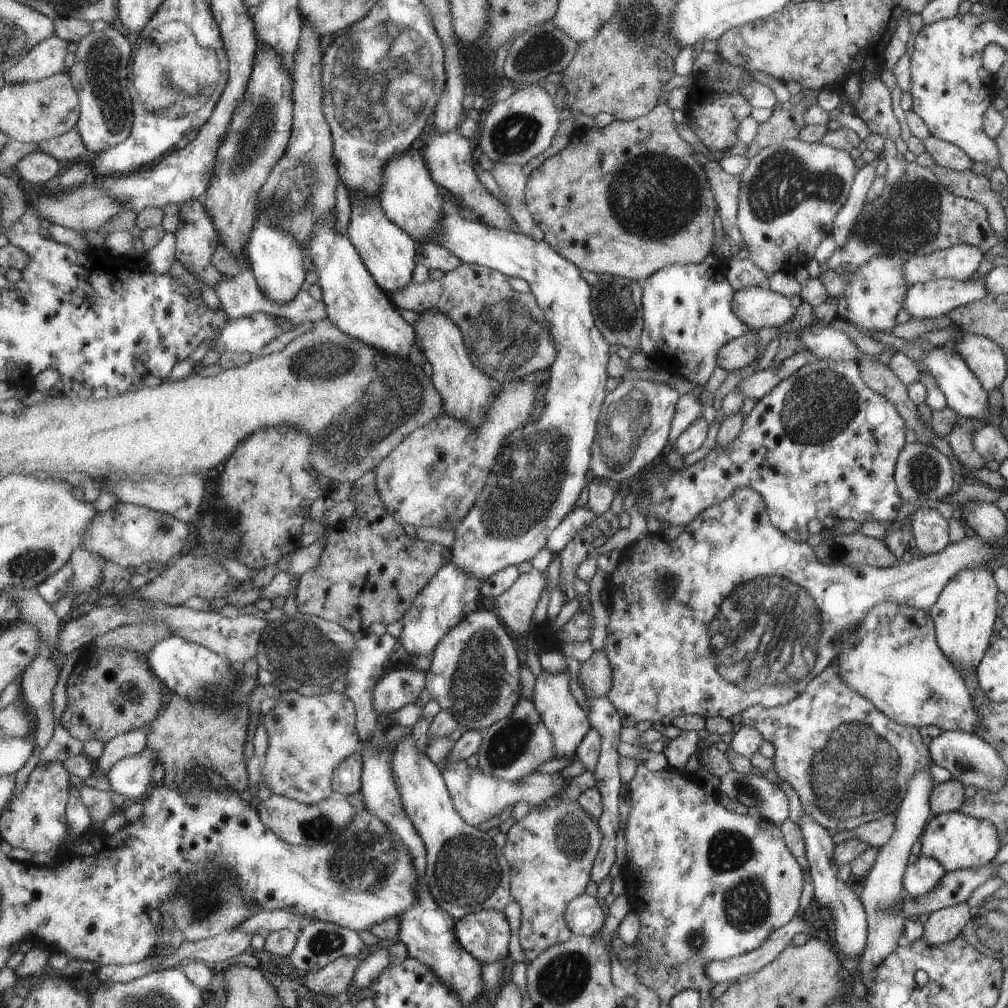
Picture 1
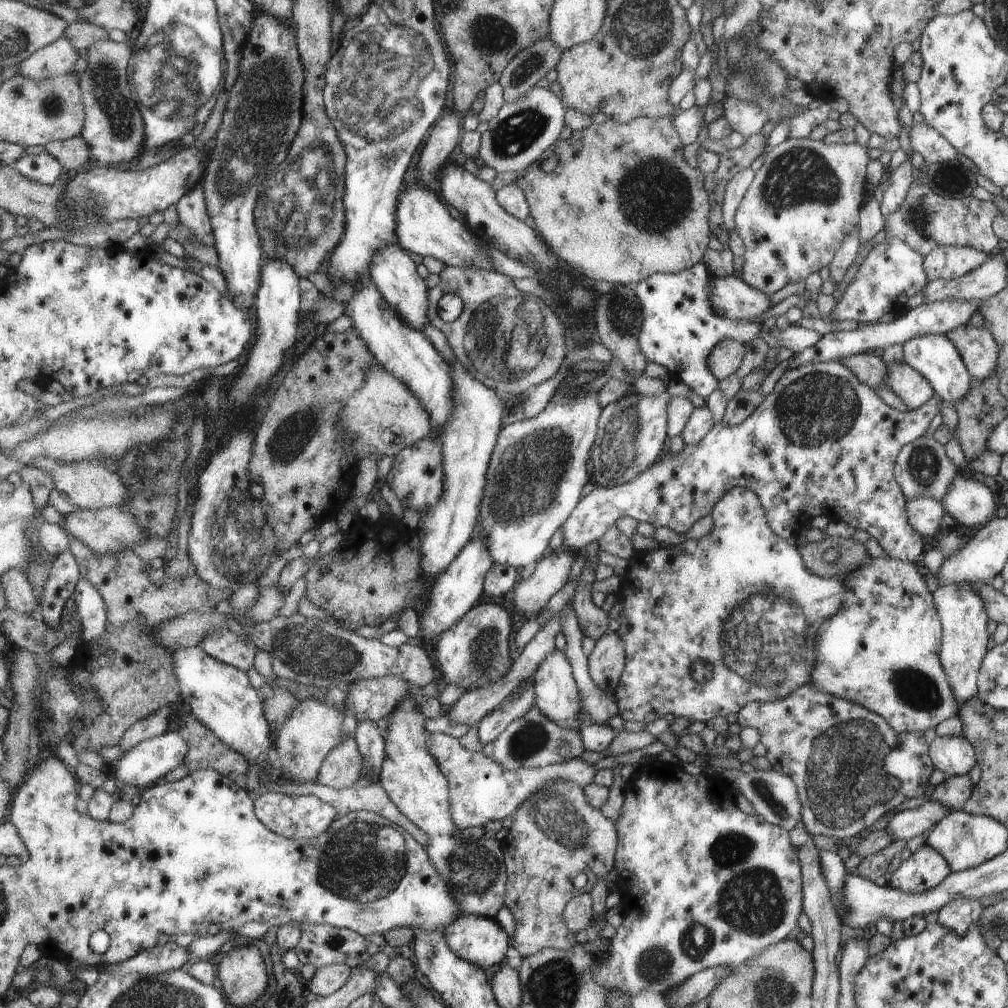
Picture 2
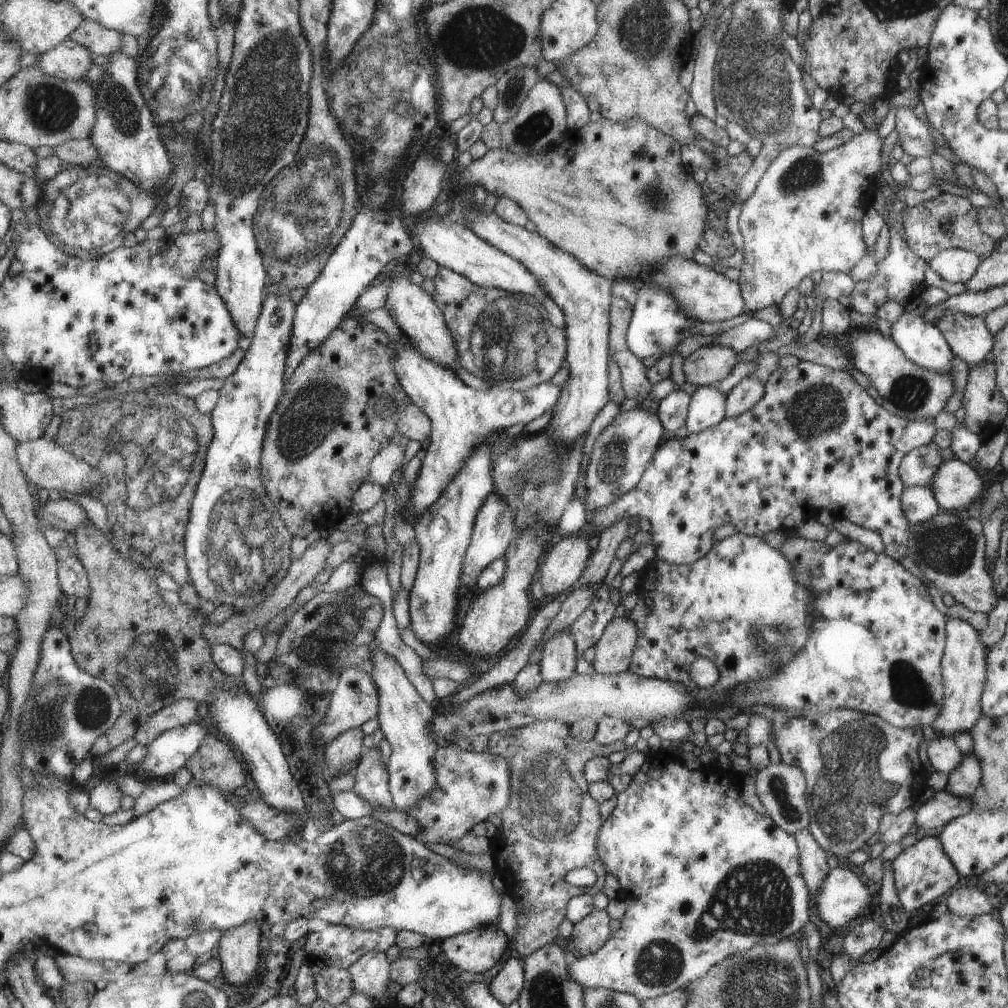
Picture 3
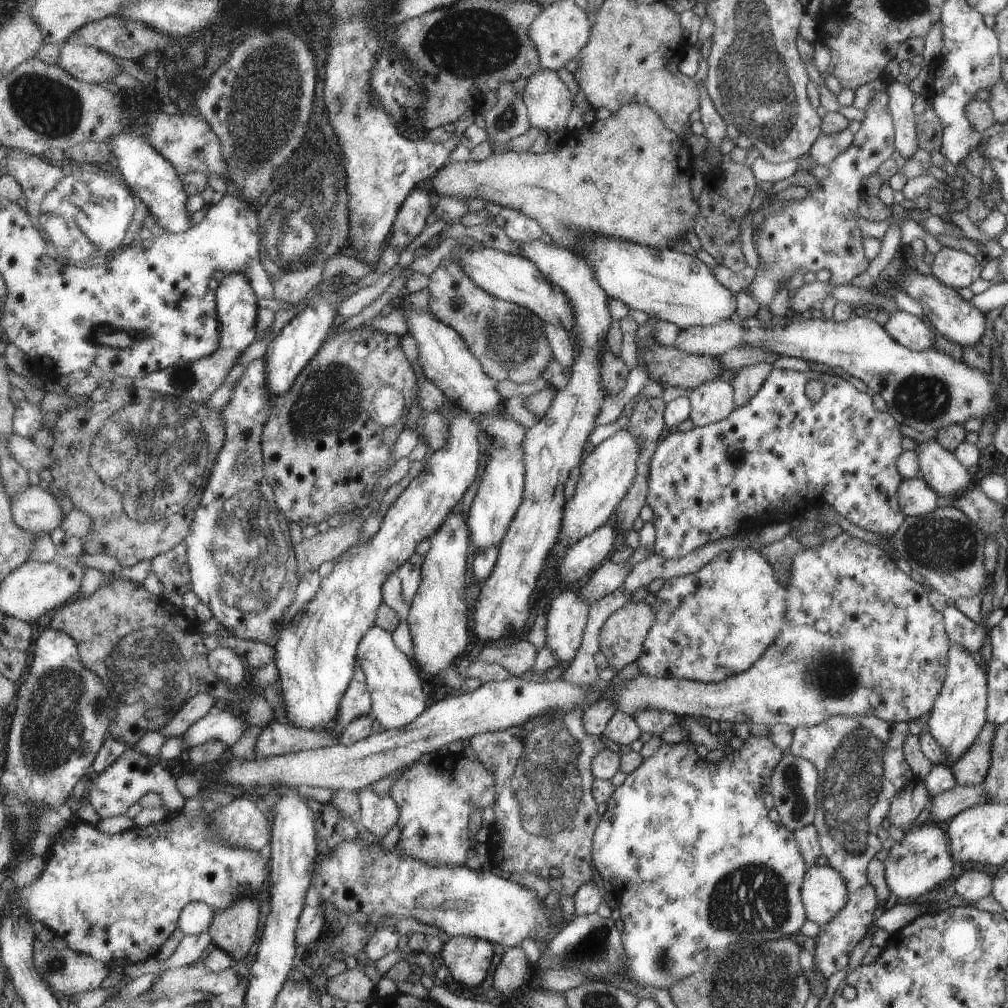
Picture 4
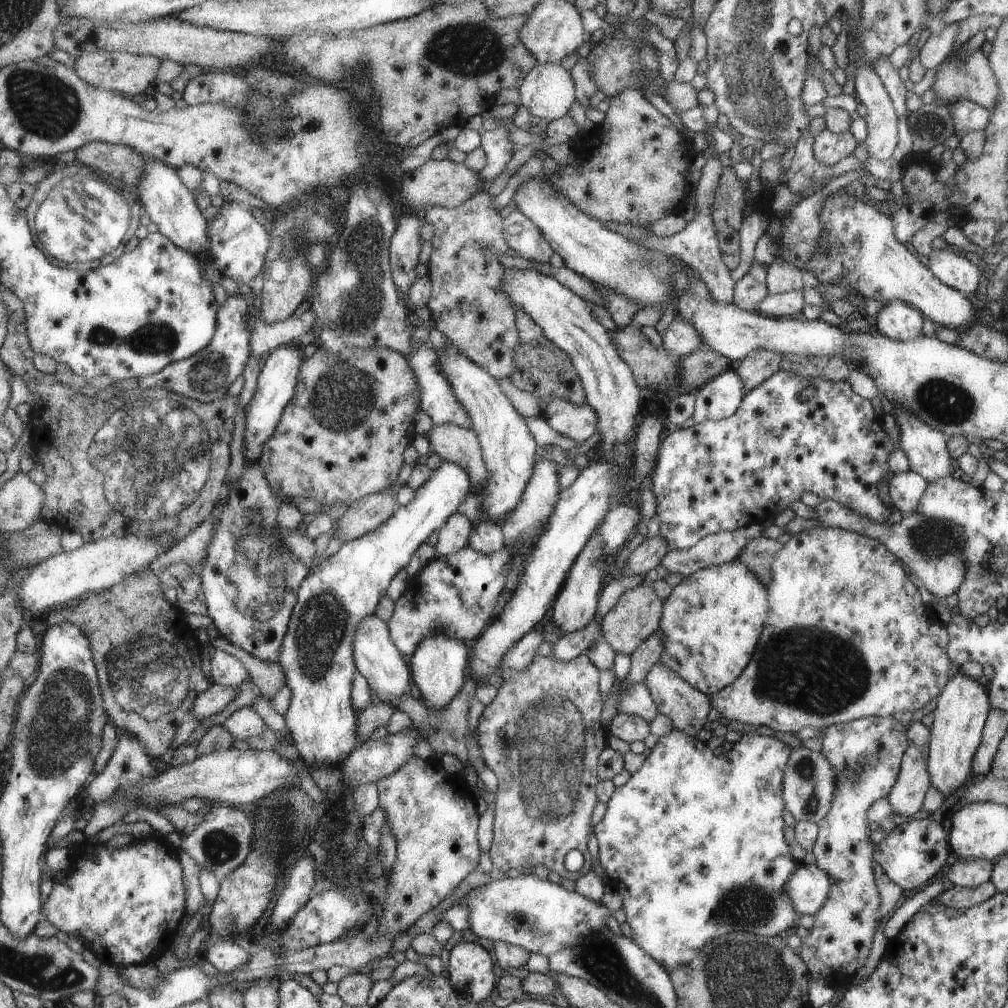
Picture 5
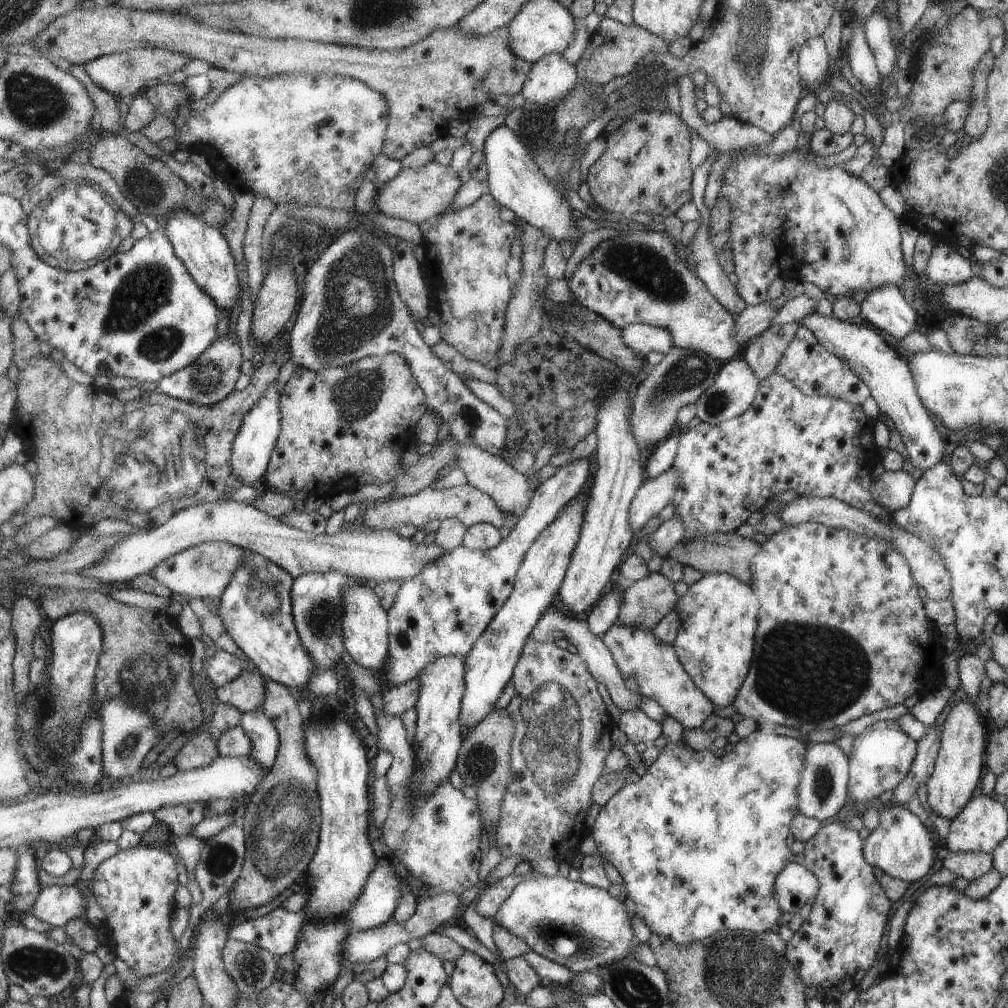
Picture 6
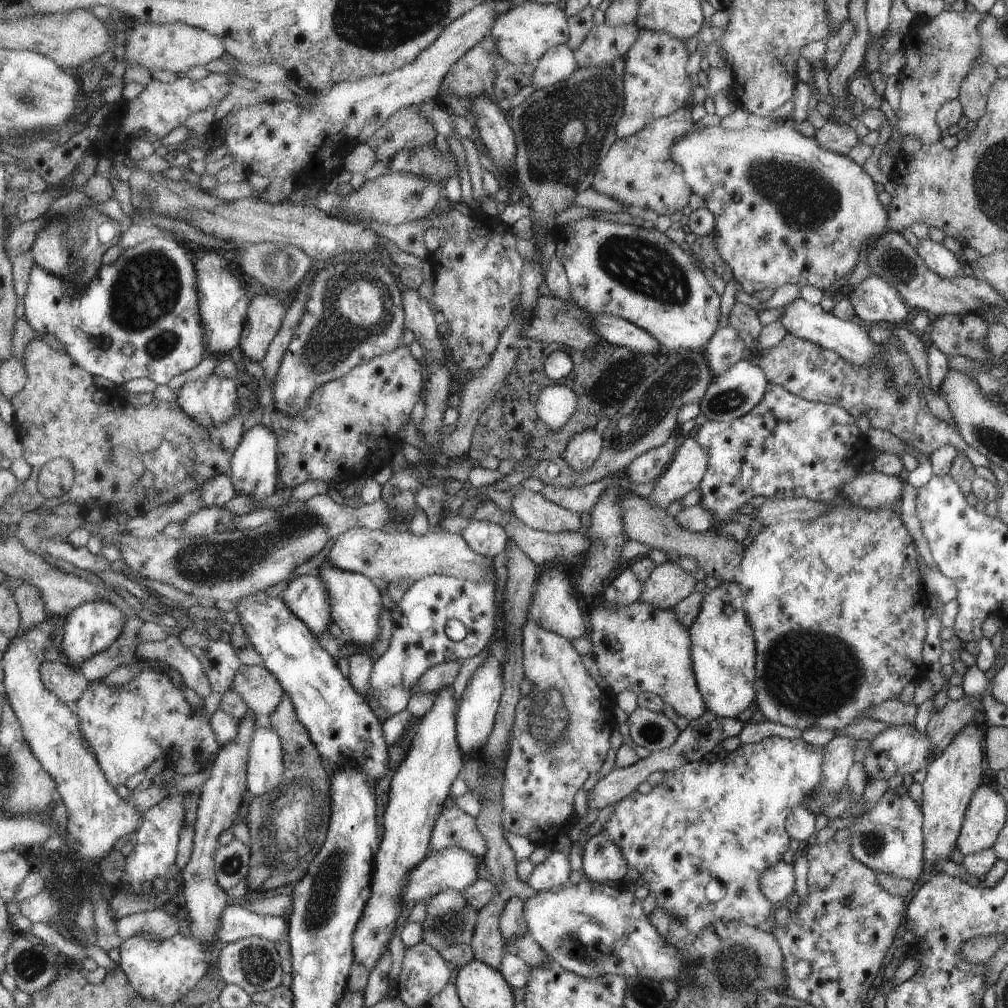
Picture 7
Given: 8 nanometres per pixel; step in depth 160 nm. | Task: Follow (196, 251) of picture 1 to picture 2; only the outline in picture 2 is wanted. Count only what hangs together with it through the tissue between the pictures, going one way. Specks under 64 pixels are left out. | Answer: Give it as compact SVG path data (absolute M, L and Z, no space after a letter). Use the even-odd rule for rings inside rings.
M204 183L186 194L177 205L181 224L186 226L197 242L206 246L216 245L213 219L211 218Z

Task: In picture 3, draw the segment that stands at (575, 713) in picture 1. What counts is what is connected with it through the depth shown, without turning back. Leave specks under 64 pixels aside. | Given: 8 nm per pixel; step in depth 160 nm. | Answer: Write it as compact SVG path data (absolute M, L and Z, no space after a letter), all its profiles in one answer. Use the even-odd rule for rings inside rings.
M569 628L546 640L540 672L543 682L564 682L576 674L577 644Z

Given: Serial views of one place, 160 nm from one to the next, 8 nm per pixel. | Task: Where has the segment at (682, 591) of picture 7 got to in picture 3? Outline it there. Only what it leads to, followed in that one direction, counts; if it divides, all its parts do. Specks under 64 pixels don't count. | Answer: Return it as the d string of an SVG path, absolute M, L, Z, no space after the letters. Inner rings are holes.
M626 615L614 618L596 644L594 673L612 675L629 671L637 647L638 627Z

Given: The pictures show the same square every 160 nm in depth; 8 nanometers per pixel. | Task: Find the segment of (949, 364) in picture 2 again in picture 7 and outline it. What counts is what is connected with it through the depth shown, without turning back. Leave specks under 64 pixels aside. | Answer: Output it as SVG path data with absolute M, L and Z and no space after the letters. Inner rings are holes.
M870 275L856 287L844 289L855 308L856 316L863 324L876 326L902 326L908 316L906 303L894 285L882 277Z

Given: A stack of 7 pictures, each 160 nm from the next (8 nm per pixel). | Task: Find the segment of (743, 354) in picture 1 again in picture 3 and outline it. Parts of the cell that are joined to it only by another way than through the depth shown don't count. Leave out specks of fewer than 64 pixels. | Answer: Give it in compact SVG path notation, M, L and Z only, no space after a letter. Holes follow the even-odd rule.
M713 344L702 346L684 358L686 383L698 387L715 385L724 380L740 362L740 354L732 348Z

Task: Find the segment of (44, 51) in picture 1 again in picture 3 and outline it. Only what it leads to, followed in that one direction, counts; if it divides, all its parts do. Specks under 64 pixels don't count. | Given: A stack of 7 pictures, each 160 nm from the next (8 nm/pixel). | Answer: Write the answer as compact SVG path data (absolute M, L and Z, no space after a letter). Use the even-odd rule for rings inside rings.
M68 38L60 46L42 54L36 68L63 80L87 79L95 54L88 47Z

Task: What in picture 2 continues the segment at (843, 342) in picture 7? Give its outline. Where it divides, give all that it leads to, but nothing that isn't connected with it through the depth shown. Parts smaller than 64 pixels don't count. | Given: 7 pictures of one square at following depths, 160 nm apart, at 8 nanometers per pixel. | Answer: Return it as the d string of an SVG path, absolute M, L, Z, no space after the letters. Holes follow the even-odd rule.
M957 473L951 489L942 502L944 510L958 523L968 526L983 526L996 517L999 506L994 494L984 482Z

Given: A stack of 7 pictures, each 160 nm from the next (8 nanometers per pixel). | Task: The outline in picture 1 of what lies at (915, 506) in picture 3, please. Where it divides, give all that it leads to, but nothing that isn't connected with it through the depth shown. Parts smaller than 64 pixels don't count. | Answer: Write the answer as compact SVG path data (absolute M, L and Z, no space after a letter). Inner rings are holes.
M920 508L913 515L912 534L921 552L925 555L936 554L949 546L949 522L938 510Z

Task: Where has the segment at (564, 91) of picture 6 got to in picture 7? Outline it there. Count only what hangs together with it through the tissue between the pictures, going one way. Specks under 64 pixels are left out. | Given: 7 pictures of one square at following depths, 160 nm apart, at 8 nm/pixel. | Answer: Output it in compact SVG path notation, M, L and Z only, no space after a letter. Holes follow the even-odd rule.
M566 43L553 46L534 65L535 71L531 83L535 86L535 90L566 80L578 67L574 51Z

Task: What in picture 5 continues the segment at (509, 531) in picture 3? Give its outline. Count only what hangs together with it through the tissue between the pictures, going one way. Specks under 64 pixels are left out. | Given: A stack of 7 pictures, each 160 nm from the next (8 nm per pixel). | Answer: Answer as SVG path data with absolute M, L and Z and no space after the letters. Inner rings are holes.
M448 338L443 348L433 349L436 354L436 366L450 382L456 402L470 416L472 430L481 443L482 458L489 474L484 494L479 496L481 520L499 524L500 520L520 504L522 494L525 493L530 478L533 478L536 441L528 429L525 418L513 406L512 400L502 392L498 379L493 378L476 362L472 362Z

